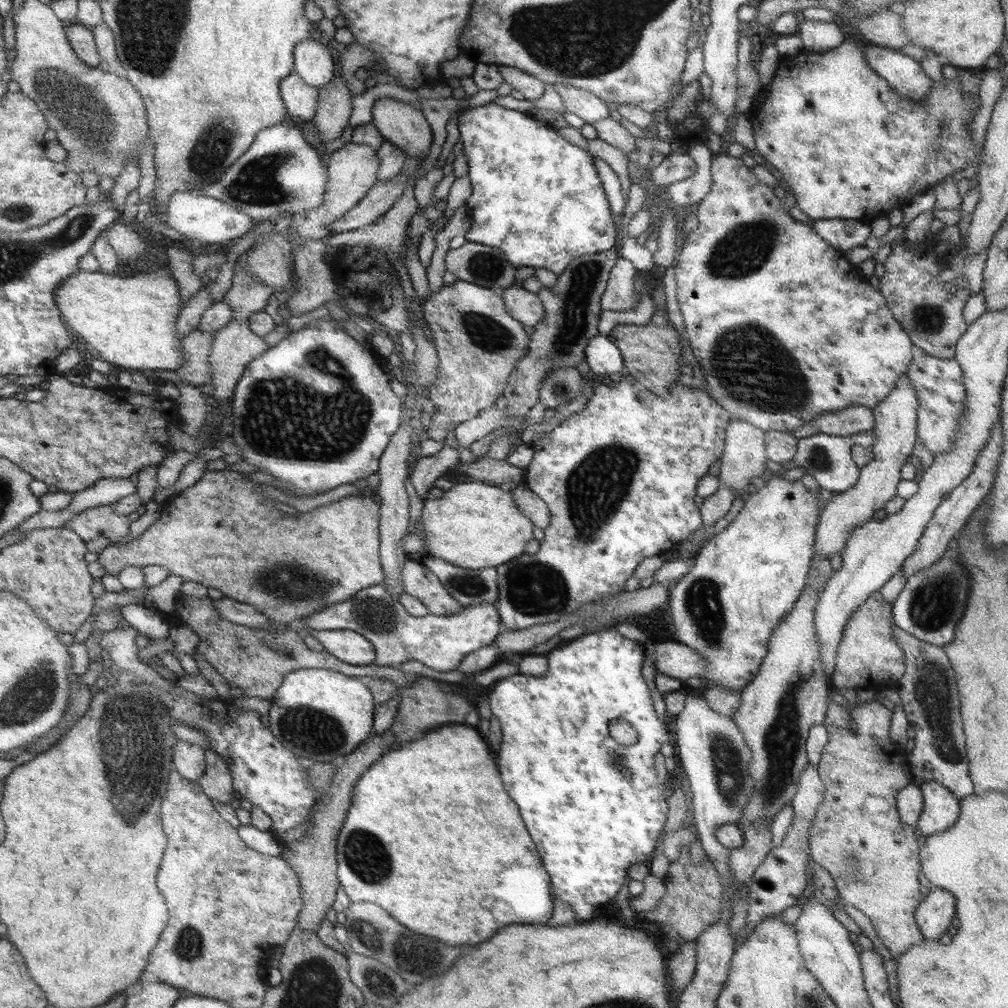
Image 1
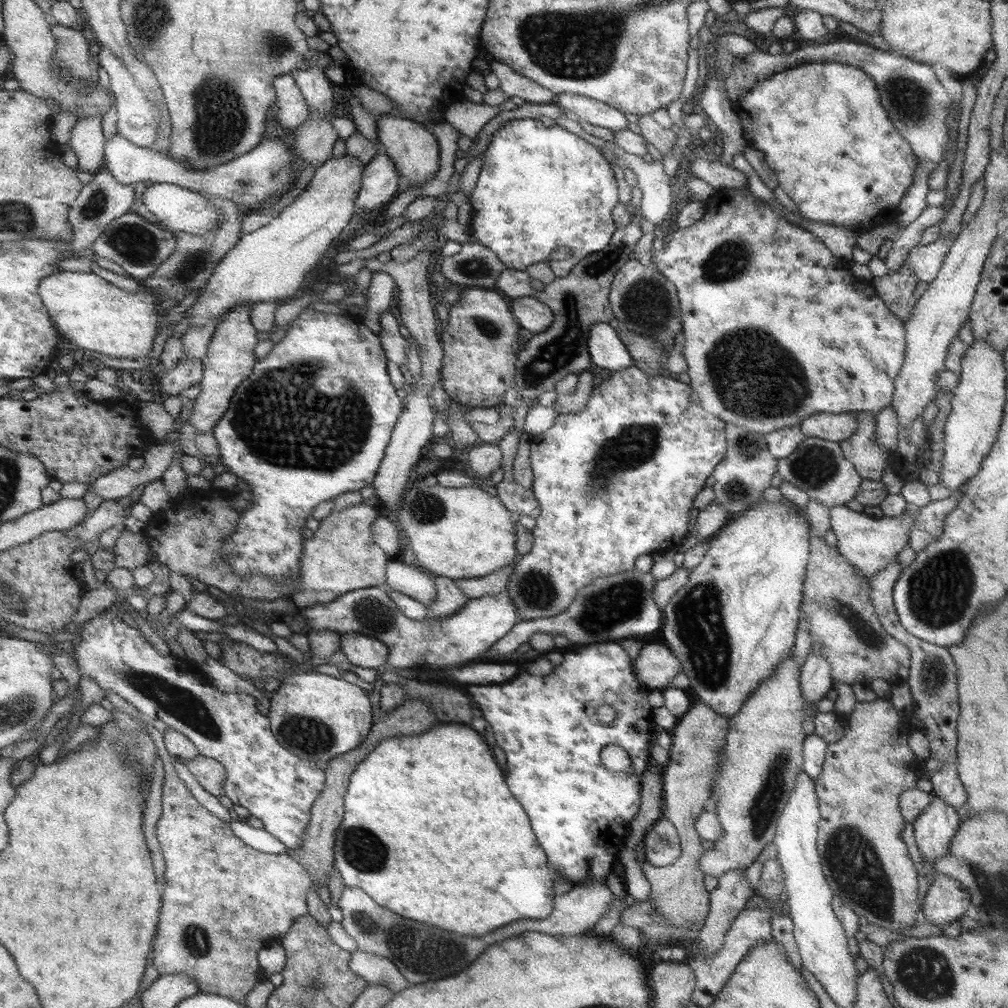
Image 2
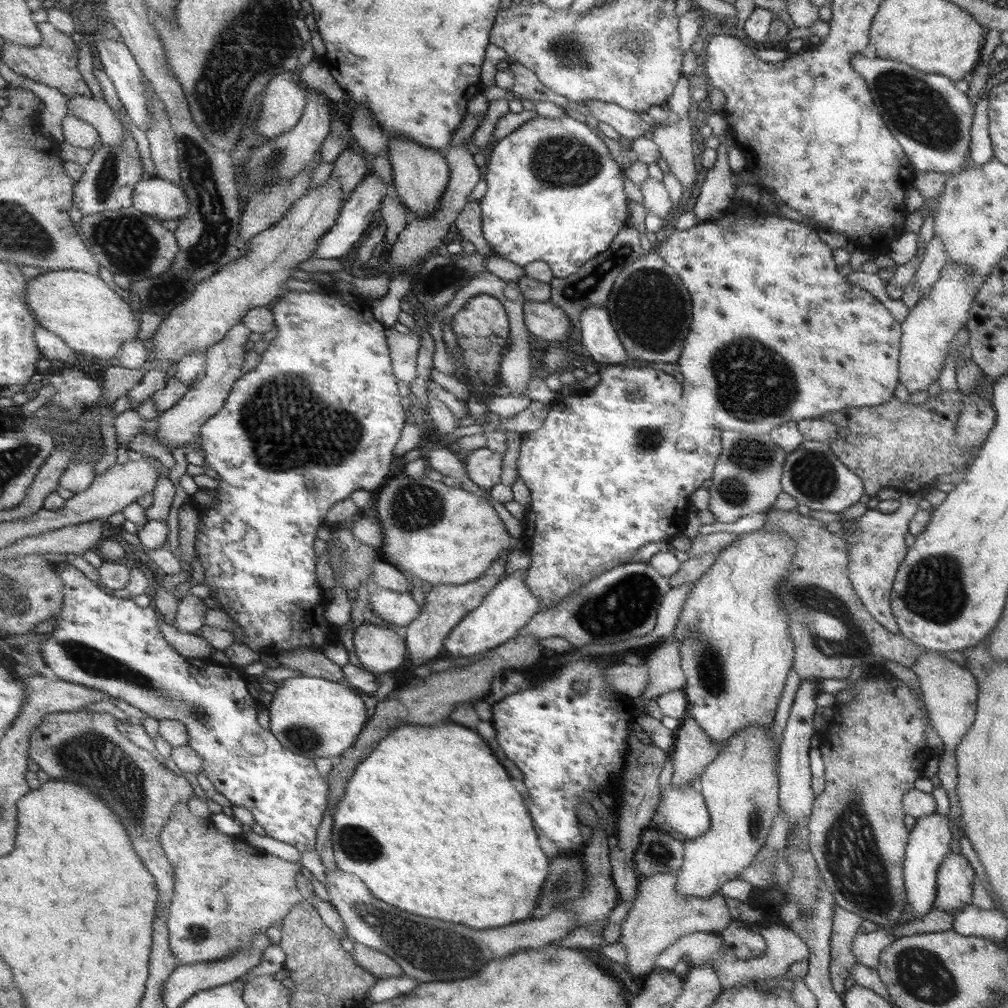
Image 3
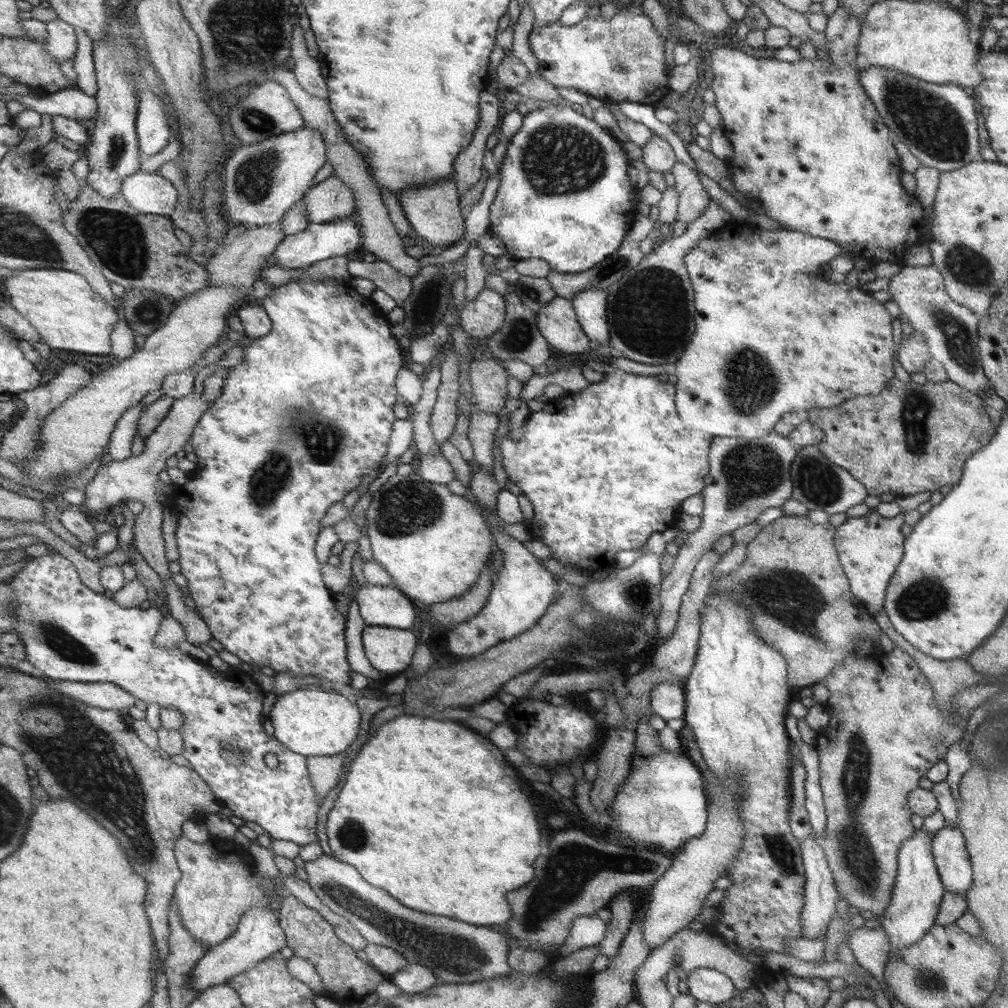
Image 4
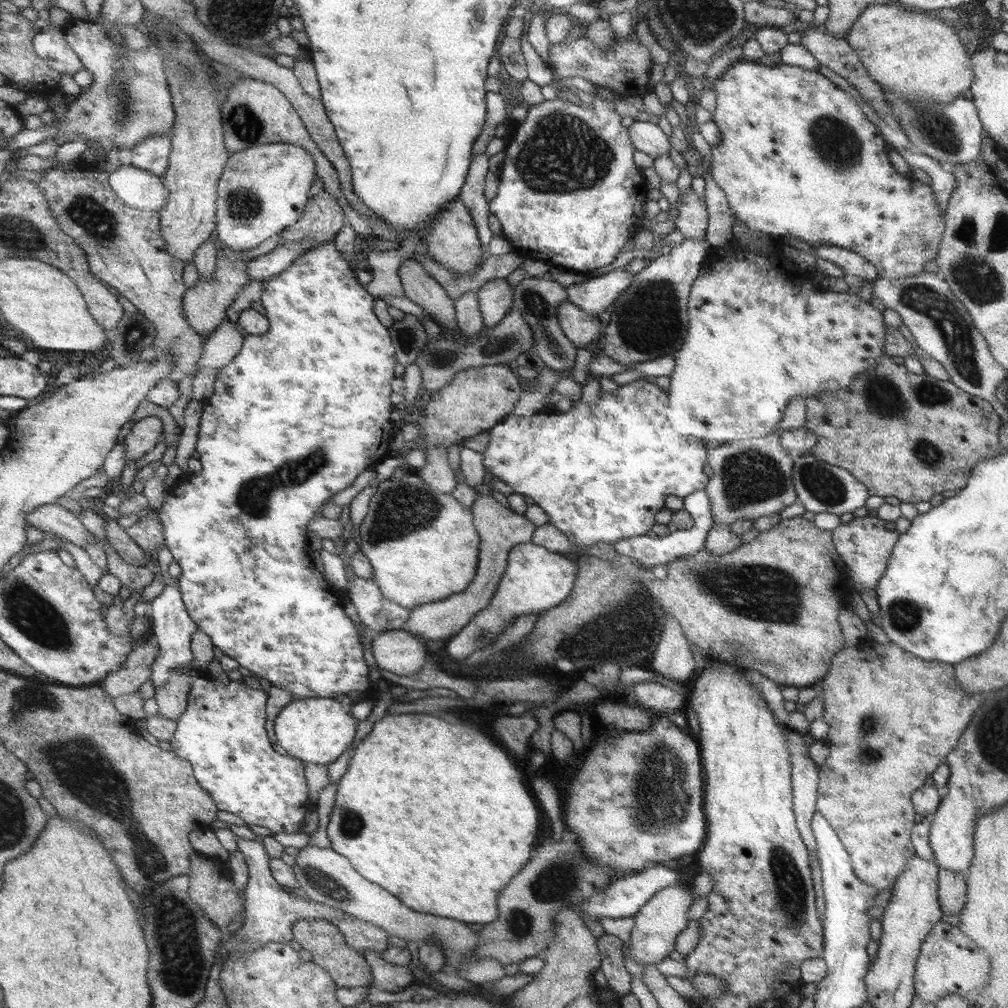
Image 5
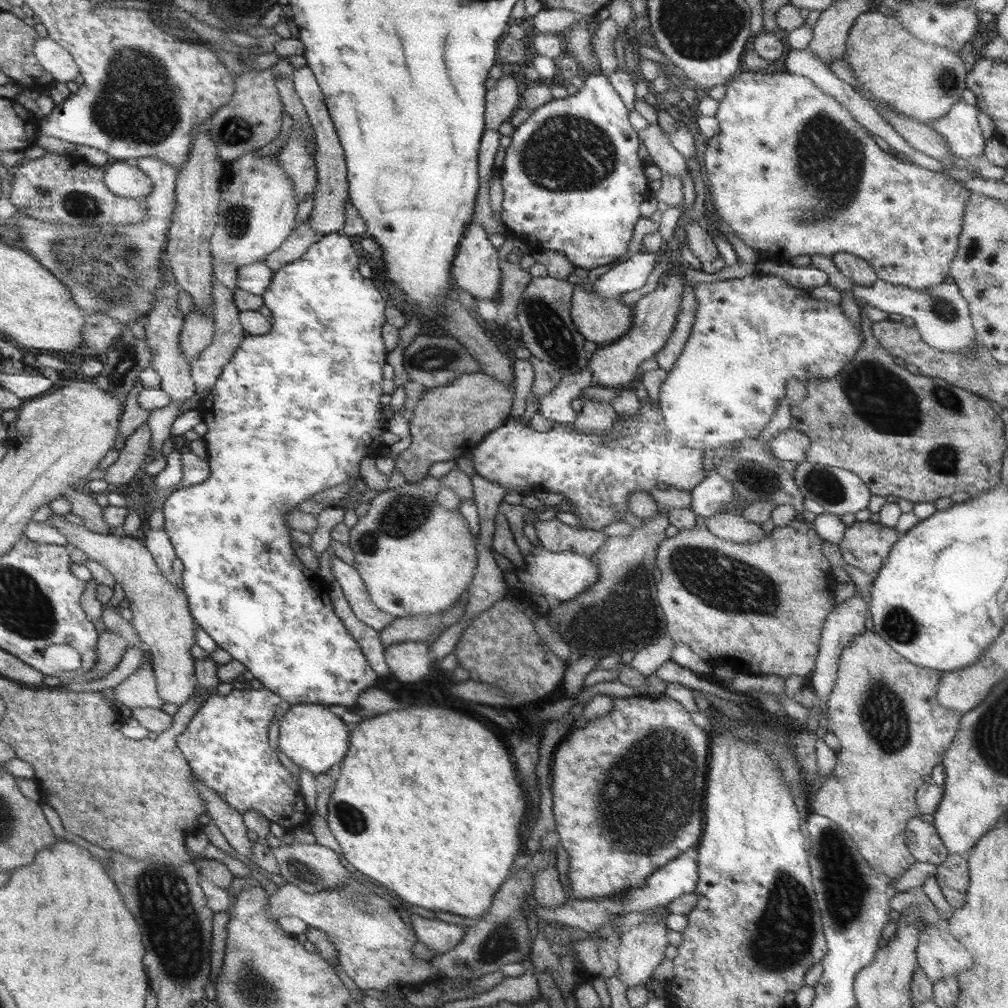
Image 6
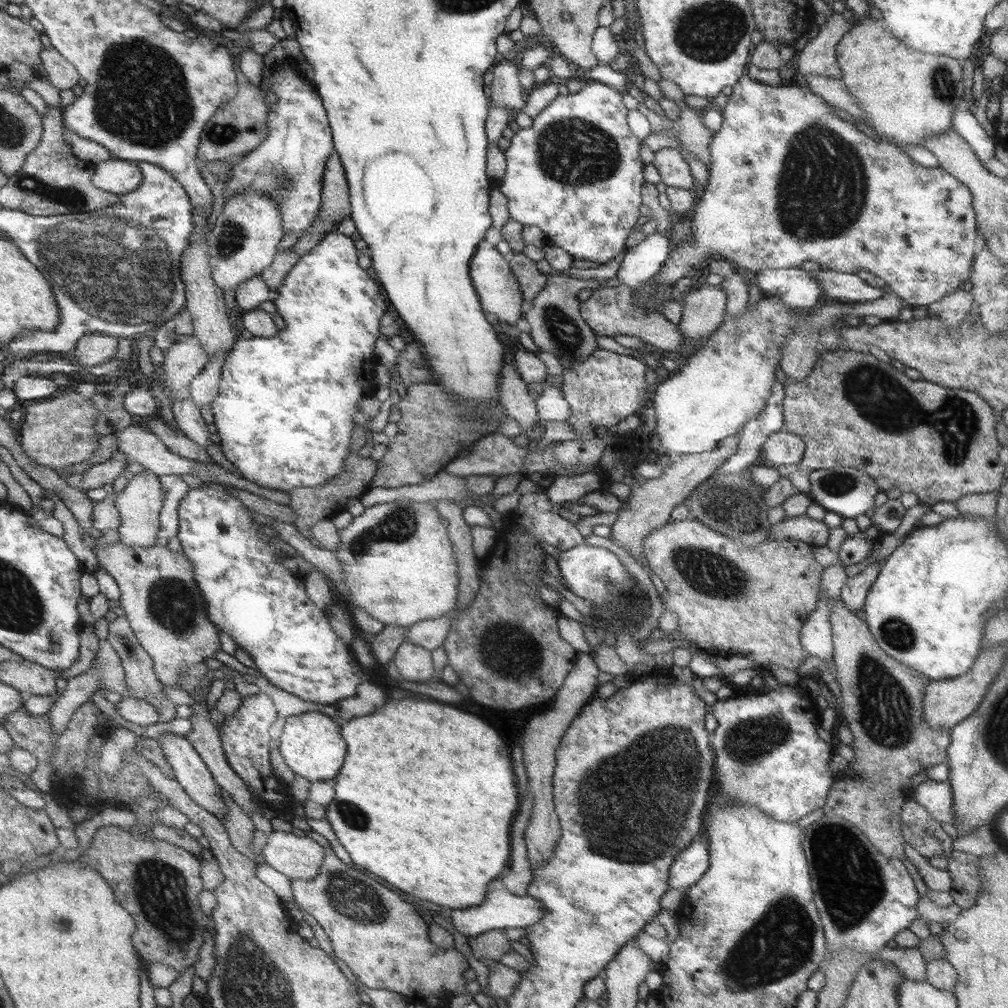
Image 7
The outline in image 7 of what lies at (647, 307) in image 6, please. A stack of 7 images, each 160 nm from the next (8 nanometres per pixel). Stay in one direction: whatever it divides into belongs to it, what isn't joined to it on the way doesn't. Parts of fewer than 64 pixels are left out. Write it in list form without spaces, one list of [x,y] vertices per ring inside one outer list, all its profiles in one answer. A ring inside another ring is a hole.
[[[600,349],[595,350],[583,362],[563,371],[560,390],[571,411],[565,422],[572,426],[576,436],[574,439],[590,441],[597,437],[593,430],[594,425],[614,428],[629,414],[642,411],[645,408],[643,372],[645,366],[639,359]]]

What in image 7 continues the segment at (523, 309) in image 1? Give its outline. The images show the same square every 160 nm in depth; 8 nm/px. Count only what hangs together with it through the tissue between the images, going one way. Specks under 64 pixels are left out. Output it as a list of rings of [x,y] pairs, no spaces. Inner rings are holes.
[[[619,282],[615,288],[593,289],[591,295],[585,301],[580,302],[578,308],[580,317],[596,336],[633,336],[662,351],[678,352],[681,348],[685,348],[687,341],[681,337],[677,325],[670,323],[660,312],[646,311],[642,306],[635,304],[631,292],[631,289]]]

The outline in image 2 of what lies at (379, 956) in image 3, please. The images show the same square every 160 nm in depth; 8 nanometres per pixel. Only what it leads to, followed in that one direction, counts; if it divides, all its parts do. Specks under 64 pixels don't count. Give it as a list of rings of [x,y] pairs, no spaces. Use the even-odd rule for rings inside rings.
[[[360,950],[353,951],[350,954],[349,967],[355,974],[366,979],[368,986],[380,984],[393,995],[407,986],[407,980],[402,977],[397,967],[389,960],[376,955],[369,955]]]

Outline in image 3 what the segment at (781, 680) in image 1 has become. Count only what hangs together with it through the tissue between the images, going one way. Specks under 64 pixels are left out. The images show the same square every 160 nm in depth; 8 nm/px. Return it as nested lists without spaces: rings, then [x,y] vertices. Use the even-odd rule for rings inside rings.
[[[749,725],[749,726],[746,726],[746,728],[742,730],[742,732],[735,733],[733,737],[729,738],[729,740],[726,742],[726,745],[723,746],[723,748],[721,749],[721,752],[719,752],[718,754],[718,757],[716,757],[715,760],[711,762],[711,764],[707,764],[707,768],[705,768],[705,770],[703,770],[703,774],[699,776],[699,786],[701,786],[701,788],[699,788],[699,794],[702,794],[703,798],[706,798],[706,807],[710,814],[710,829],[708,830],[707,833],[702,834],[701,836],[698,836],[697,838],[691,838],[689,839],[689,841],[685,841],[685,843],[683,843],[683,852],[684,852],[683,862],[681,863],[681,866],[677,869],[677,872],[678,872],[676,876],[677,880],[675,881],[675,890],[678,891],[679,896],[682,896],[682,897],[696,896],[696,897],[701,897],[701,898],[709,897],[709,896],[713,896],[713,897],[717,896],[717,892],[720,886],[725,884],[727,881],[737,878],[738,874],[744,868],[747,868],[747,866],[749,866],[749,864],[751,864],[753,860],[755,860],[757,853],[759,852],[759,850],[761,850],[761,848],[763,848],[763,845],[765,844],[765,838],[767,838],[767,835],[769,834],[769,829],[771,828],[771,825],[773,824],[773,819],[777,816],[777,810],[778,810],[778,774],[775,772],[775,768],[776,768],[776,764],[778,764],[777,752],[779,751],[779,745],[775,746],[775,744],[773,744],[773,733],[770,730],[771,725],[768,725],[768,726],[770,726],[770,728],[760,727],[759,725]]]

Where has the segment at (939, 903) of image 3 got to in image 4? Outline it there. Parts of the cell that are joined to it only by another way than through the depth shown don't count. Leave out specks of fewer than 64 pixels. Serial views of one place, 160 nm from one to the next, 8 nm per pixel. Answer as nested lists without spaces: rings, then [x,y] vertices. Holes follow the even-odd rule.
[[[958,824],[935,832],[933,840],[934,865],[938,869],[944,890],[964,895],[971,886],[969,852]]]

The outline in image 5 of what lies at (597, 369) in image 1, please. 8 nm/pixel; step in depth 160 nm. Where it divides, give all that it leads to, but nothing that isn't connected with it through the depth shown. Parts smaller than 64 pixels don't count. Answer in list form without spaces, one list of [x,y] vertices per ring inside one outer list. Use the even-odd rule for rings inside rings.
[[[625,268],[616,269],[596,278],[589,278],[584,282],[573,284],[566,290],[566,300],[574,304],[579,310],[591,316],[599,316],[607,306],[611,306],[615,297],[631,286],[633,276]]]

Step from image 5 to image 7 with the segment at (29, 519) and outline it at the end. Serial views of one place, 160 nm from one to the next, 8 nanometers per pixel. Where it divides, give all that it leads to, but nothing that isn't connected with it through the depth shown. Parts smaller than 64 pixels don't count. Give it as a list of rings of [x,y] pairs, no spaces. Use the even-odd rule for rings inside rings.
[[[121,541],[102,547],[95,542],[93,549],[98,565],[102,566],[117,582],[122,590],[120,606],[131,623],[139,642],[154,660],[155,677],[164,687],[177,688],[180,674],[190,666],[206,658],[214,658],[220,649],[219,630],[210,621],[206,612],[205,599],[202,598],[197,581],[193,577],[194,565],[181,552],[172,553],[165,546],[129,546]]]

